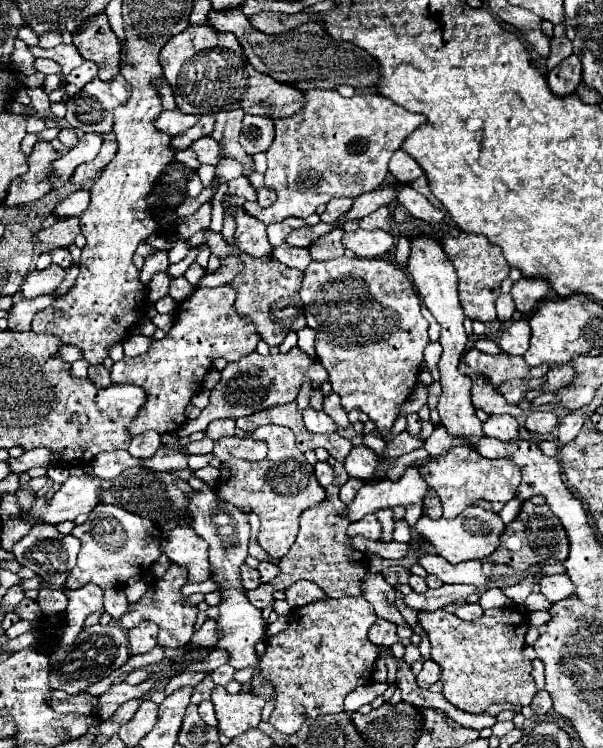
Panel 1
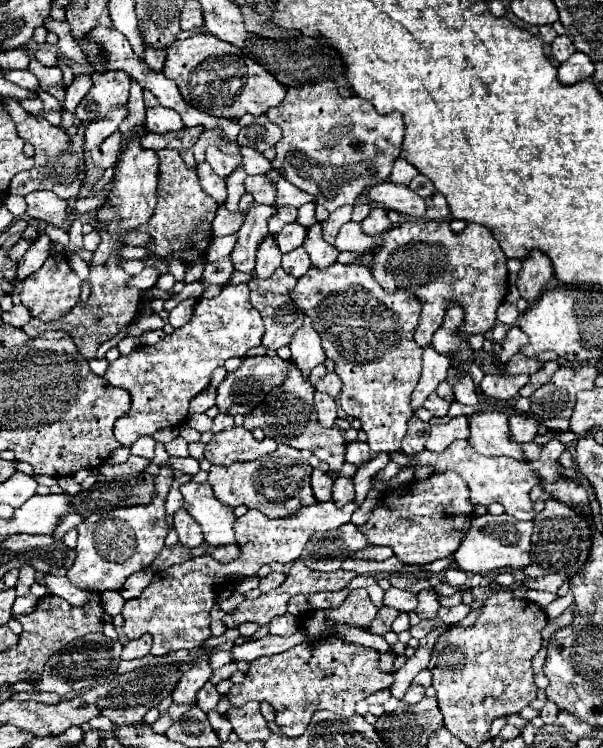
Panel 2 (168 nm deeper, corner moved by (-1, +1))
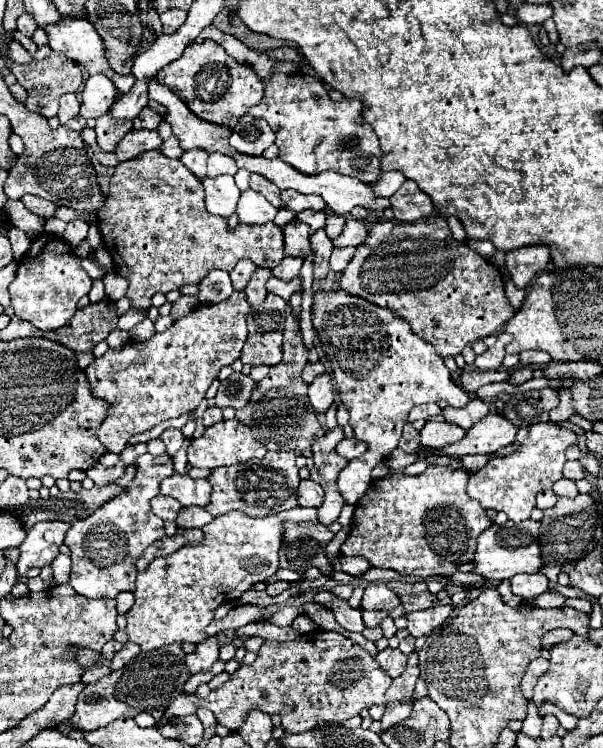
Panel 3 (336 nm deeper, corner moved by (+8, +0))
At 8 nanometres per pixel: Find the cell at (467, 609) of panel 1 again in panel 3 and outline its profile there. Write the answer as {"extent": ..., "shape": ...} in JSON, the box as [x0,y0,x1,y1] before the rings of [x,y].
{"extent":[407,603,453,637],"shape":[[[453,603],[449,605],[433,605],[429,609],[423,609],[423,611],[413,611],[407,615],[407,629],[413,637],[423,637],[423,635],[429,635],[431,631],[435,631],[437,627],[443,625],[443,621],[451,615],[453,611]]]}

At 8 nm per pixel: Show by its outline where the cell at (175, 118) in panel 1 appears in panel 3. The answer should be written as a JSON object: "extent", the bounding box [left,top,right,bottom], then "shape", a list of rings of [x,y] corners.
{"extent":[133,107,161,129],"shape":[[[145,107],[143,113],[139,113],[139,117],[135,117],[133,127],[135,129],[157,129],[161,123],[161,115],[157,111],[153,111],[151,107]]]}

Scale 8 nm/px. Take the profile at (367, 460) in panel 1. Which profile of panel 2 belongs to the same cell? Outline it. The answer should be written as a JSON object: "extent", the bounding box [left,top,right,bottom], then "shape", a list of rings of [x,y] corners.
{"extent":[346,442,370,466],"shape":[[[350,442],[346,448],[346,462],[354,466],[362,466],[370,460],[370,448],[366,442]]]}

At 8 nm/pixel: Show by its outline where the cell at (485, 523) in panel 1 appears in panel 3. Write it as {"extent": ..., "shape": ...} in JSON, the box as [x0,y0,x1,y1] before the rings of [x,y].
{"extent":[473,519,545,581],"shape":[[[527,519],[523,523],[507,521],[505,527],[503,525],[491,525],[491,529],[483,531],[479,535],[477,553],[473,559],[475,573],[479,573],[491,581],[505,581],[517,573],[539,571],[545,565],[545,561],[541,559],[541,549],[537,545],[537,537],[539,537],[539,523],[533,519]]]}

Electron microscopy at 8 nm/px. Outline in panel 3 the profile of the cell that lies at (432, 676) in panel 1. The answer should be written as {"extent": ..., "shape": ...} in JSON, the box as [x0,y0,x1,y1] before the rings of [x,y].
{"extent":[381,701,411,731],"shape":[[[403,701],[403,703],[389,703],[385,709],[385,715],[381,719],[381,729],[387,731],[393,725],[399,725],[399,721],[405,721],[411,715],[411,703]]]}

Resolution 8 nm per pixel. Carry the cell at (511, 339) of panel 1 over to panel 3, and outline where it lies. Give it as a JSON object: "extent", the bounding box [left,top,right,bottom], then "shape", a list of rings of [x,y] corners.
{"extent":[475,333,513,369],"shape":[[[501,333],[497,337],[497,343],[493,347],[489,347],[485,353],[475,357],[475,367],[477,369],[499,369],[501,361],[505,357],[505,345],[511,341],[513,337],[507,333]]]}

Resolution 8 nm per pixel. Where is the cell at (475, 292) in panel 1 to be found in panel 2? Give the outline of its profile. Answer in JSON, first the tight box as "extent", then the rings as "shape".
{"extent":[372,220,508,348],"shape":[[[408,220],[390,228],[376,250],[372,274],[388,292],[404,288],[422,302],[422,318],[414,332],[414,340],[422,348],[432,342],[432,334],[442,324],[446,300],[462,304],[466,312],[462,334],[468,338],[470,334],[486,334],[496,326],[496,310],[508,288],[506,256],[492,232],[480,224],[452,232],[444,220]]]}

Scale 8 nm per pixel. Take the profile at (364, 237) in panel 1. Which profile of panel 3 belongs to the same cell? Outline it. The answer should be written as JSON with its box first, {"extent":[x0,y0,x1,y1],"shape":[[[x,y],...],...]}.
{"extent":[323,215,345,239],"shape":[[[329,215],[323,229],[325,229],[327,237],[333,239],[333,237],[337,237],[343,231],[343,225],[345,225],[345,217],[341,217],[341,215]]]}

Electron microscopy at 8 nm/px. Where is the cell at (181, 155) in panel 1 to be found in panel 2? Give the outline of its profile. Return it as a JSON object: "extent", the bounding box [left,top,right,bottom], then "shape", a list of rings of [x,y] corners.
{"extent":[198,162,226,202],"shape":[[[200,162],[198,164],[198,178],[200,178],[202,188],[212,198],[216,198],[218,202],[224,202],[226,200],[226,182],[224,182],[224,178],[220,178],[206,162]]]}

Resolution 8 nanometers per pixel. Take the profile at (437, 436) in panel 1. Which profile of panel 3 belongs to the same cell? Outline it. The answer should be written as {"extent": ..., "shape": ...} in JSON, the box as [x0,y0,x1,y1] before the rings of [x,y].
{"extent":[421,421,465,449],"shape":[[[427,421],[421,431],[421,445],[441,449],[445,445],[451,445],[451,443],[463,439],[463,435],[465,435],[465,429],[461,429],[459,425],[451,425],[445,421],[443,423]]]}

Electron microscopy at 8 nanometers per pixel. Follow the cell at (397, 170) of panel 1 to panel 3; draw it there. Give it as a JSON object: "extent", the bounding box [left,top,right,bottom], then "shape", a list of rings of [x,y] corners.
{"extent":[373,171,405,199],"shape":[[[399,171],[381,173],[379,179],[377,179],[377,183],[373,183],[373,193],[377,197],[387,197],[389,199],[403,185],[403,181],[405,181],[405,177]]]}

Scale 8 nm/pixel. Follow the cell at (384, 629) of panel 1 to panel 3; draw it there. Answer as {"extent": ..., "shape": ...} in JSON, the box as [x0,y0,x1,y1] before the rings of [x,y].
{"extent":[363,611,387,627],"shape":[[[363,611],[363,621],[367,627],[377,627],[387,617],[387,611]]]}

